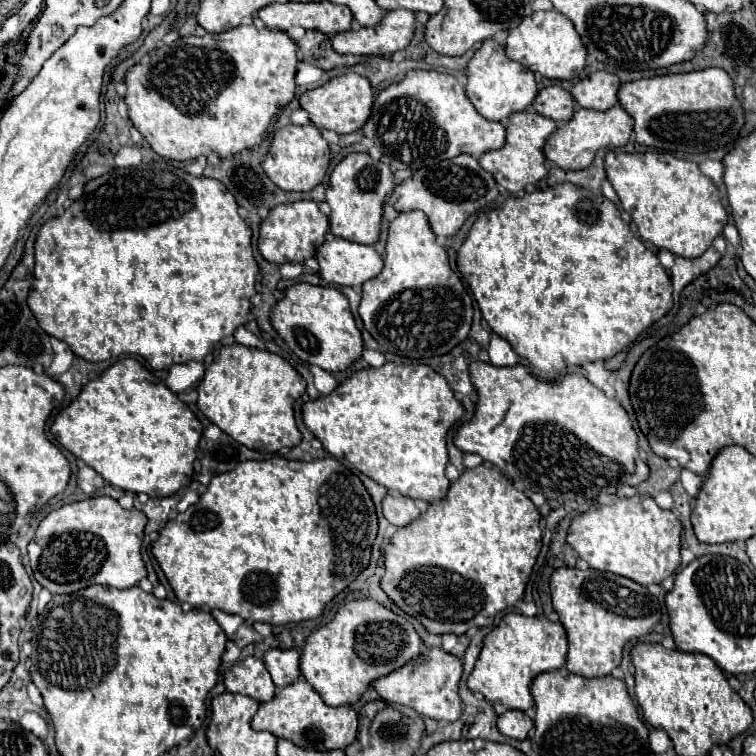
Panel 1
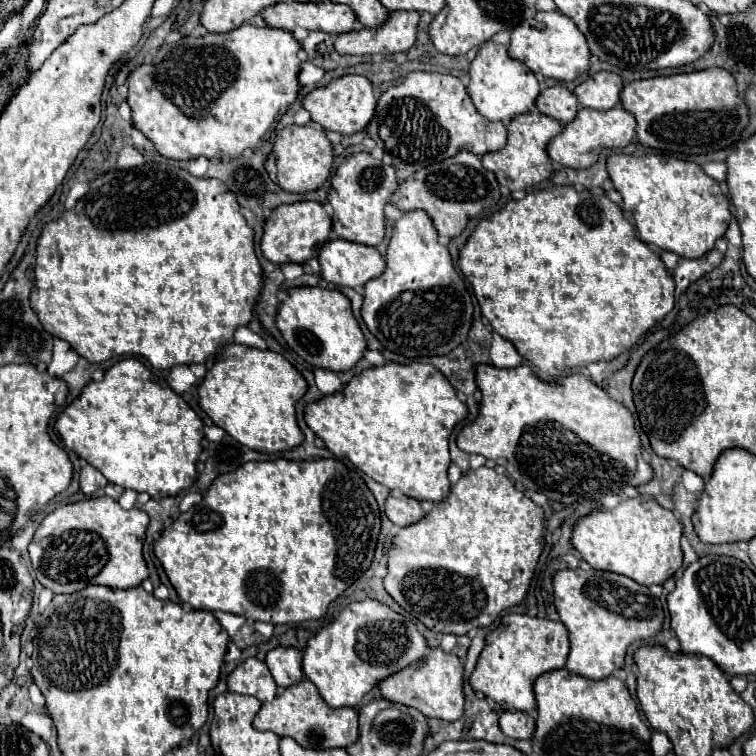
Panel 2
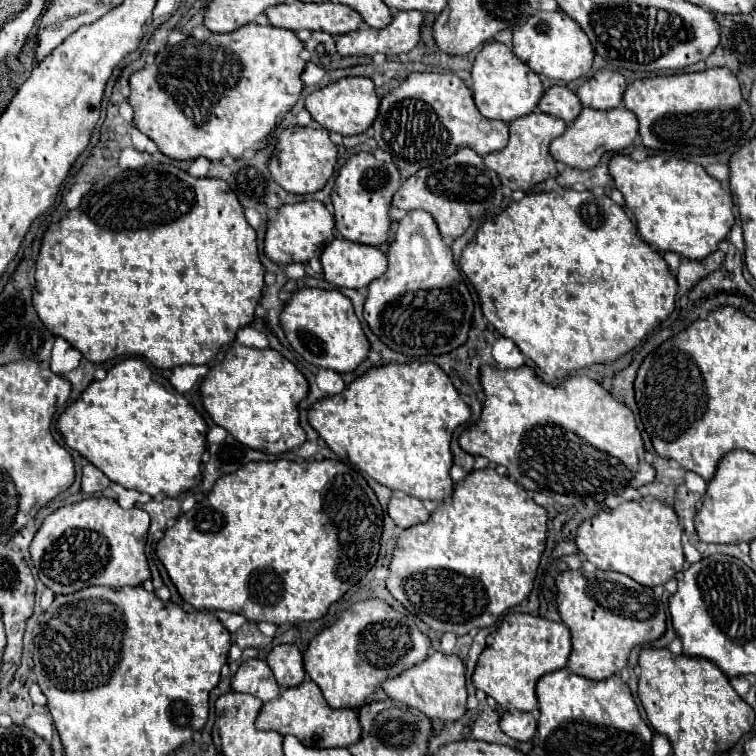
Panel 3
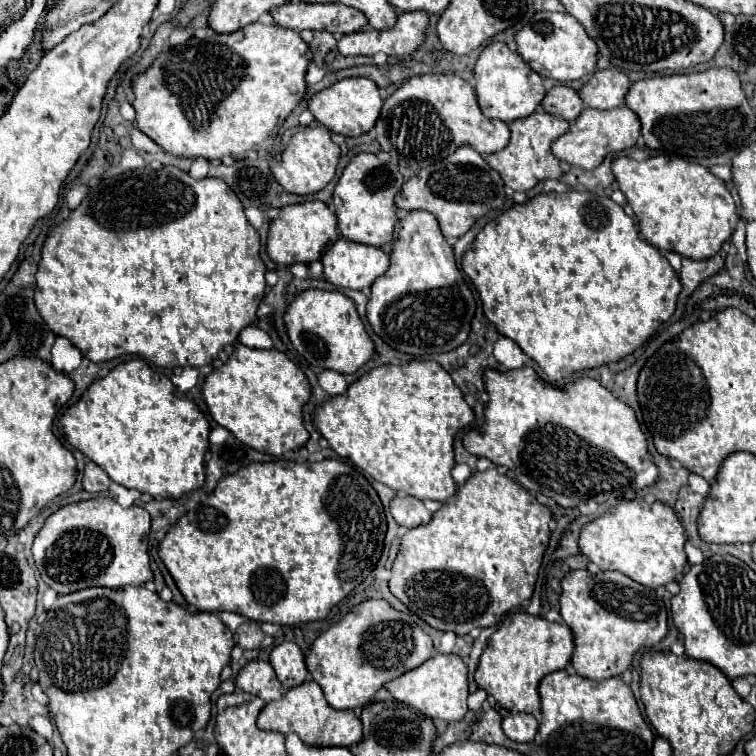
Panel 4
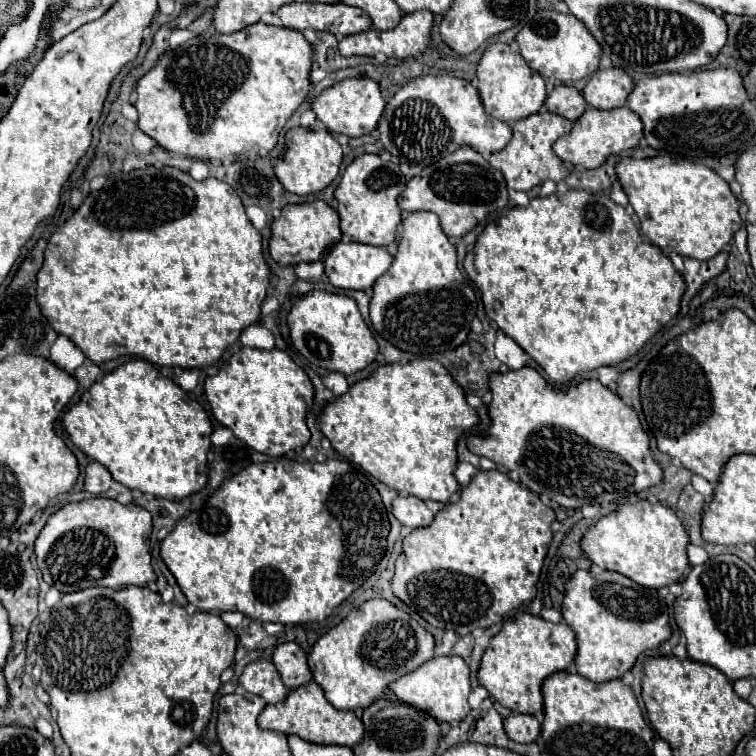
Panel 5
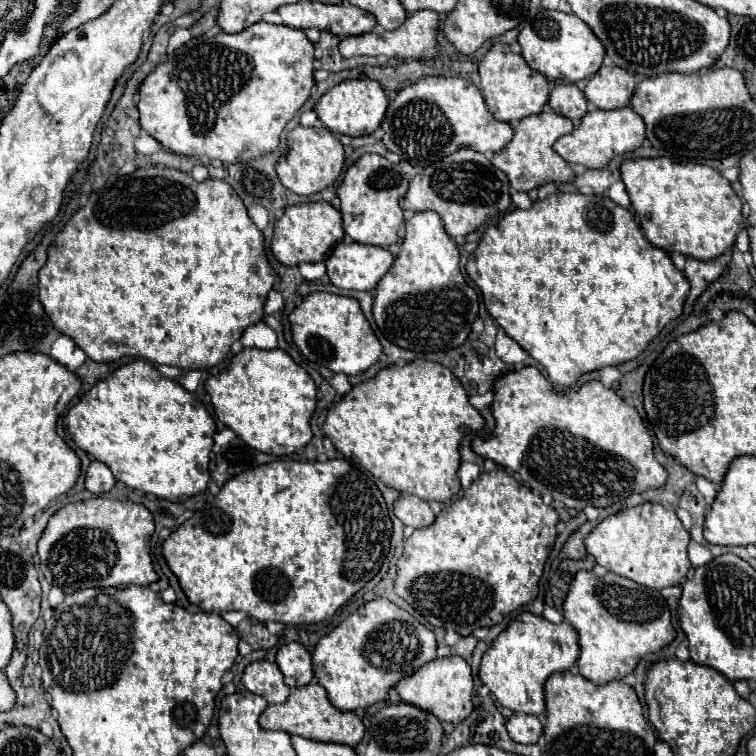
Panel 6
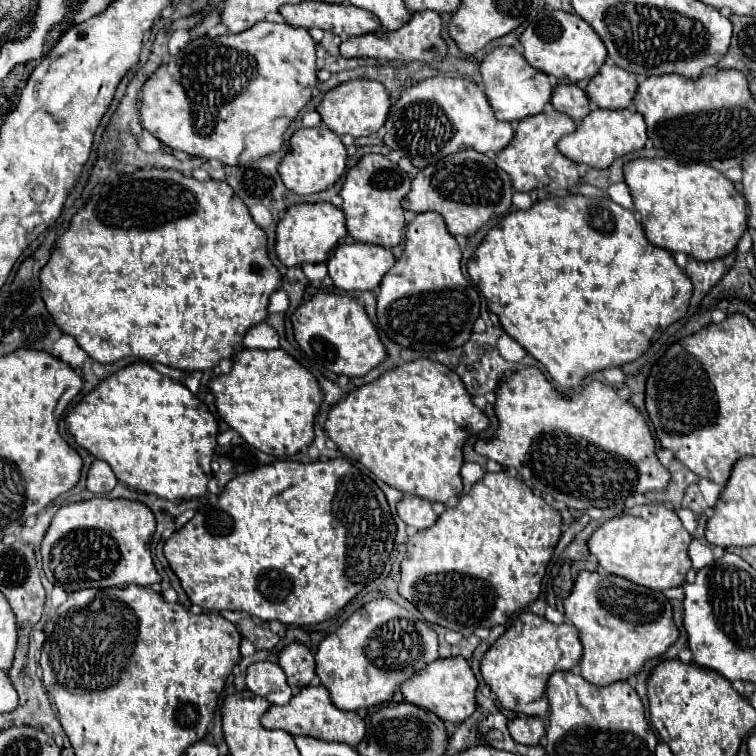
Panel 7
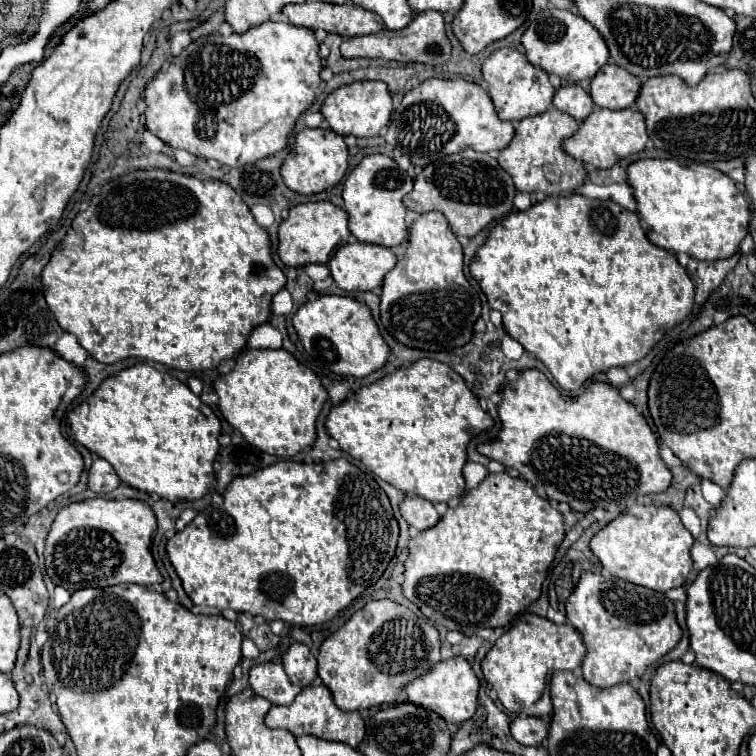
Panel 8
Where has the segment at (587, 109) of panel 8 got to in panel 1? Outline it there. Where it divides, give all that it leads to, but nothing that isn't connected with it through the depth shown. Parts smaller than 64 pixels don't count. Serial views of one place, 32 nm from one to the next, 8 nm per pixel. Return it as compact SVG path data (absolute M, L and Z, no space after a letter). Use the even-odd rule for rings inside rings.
M548 86L538 92L532 102L534 110L554 122L566 122L574 114L574 100L572 94L566 92L562 86Z

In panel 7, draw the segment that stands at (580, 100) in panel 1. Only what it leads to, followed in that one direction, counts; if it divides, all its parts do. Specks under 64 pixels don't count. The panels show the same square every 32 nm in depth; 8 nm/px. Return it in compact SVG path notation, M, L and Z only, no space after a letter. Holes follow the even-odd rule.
M604 64L600 72L588 82L586 96L592 104L606 110L628 108L632 104L632 96L636 94L638 78L624 68Z

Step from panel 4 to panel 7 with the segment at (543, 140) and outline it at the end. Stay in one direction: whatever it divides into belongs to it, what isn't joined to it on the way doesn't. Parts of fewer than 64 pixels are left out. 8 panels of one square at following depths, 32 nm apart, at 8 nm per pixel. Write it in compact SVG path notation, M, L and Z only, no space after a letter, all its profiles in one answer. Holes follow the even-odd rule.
M546 108L544 112L536 116L528 116L518 122L512 142L496 154L494 162L510 176L512 186L518 192L530 192L536 188L548 188L550 192L556 192L558 188L568 190L570 186L576 186L580 182L580 174L578 174L578 166L556 150L556 142L564 134L570 134L574 130L576 124L568 116L556 112L554 108Z

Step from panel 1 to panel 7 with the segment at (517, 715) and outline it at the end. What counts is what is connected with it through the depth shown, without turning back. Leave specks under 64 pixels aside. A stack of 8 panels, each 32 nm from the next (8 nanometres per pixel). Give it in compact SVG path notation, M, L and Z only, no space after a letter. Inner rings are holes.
M516 716L508 722L508 730L518 744L528 744L528 746L538 744L540 738L546 734L544 720L536 716Z

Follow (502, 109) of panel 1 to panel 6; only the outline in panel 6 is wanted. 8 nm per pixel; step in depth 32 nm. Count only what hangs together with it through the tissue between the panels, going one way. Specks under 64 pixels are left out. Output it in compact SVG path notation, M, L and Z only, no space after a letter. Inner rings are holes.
M494 44L478 64L480 88L488 110L496 120L502 122L518 122L526 116L538 114L548 102L548 80L540 76L532 68L528 68L526 60L520 54L514 54L506 44Z

